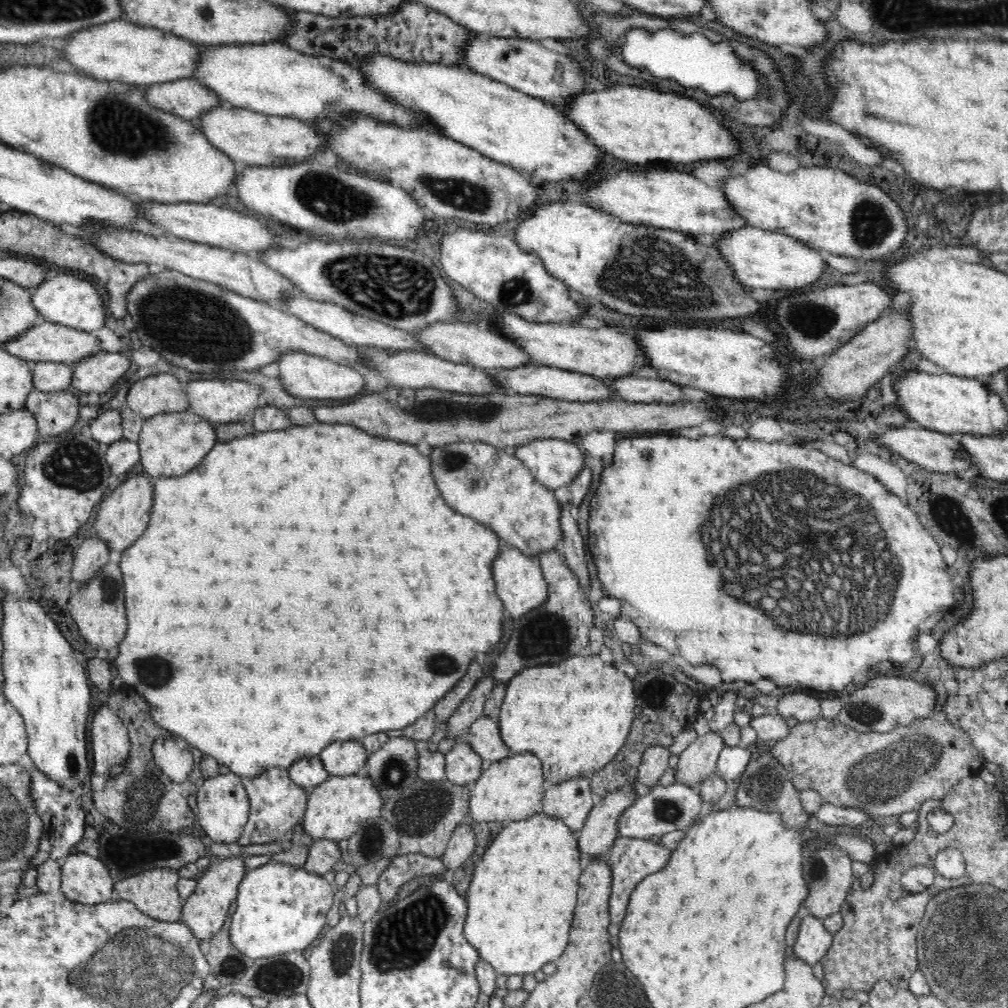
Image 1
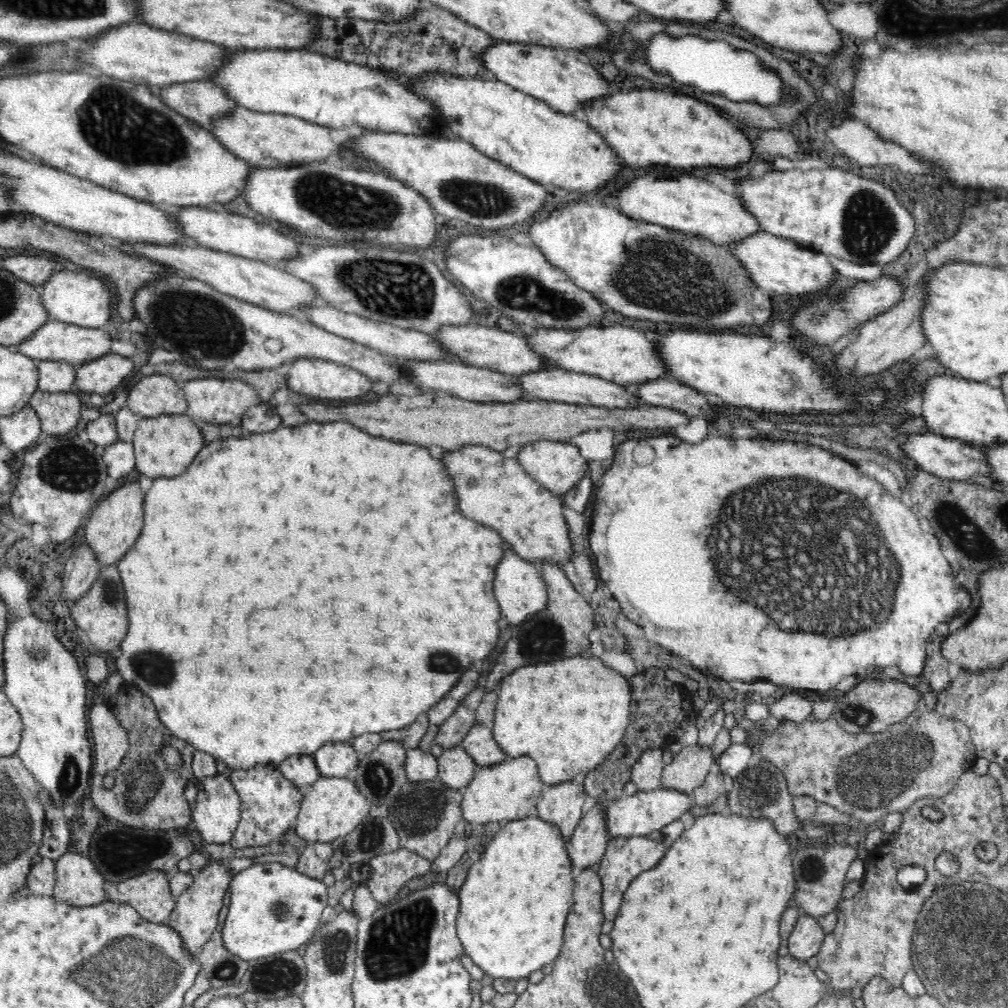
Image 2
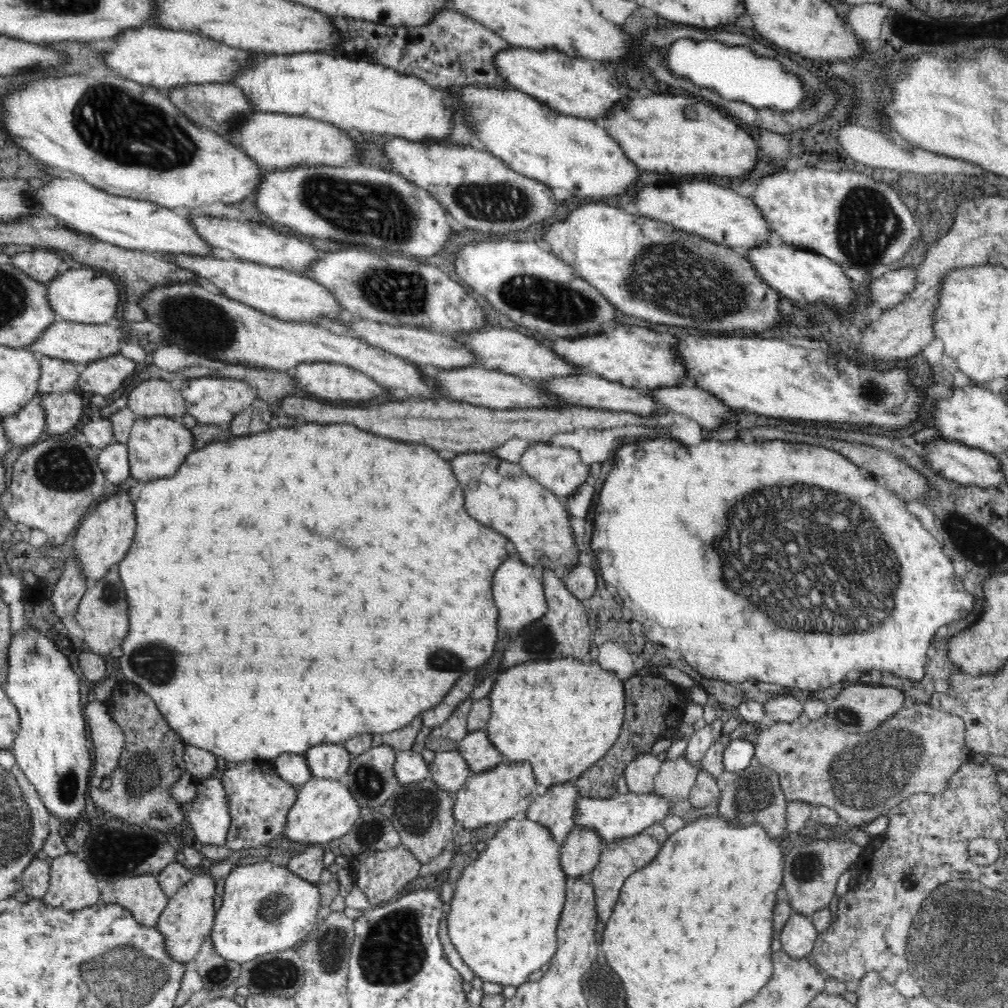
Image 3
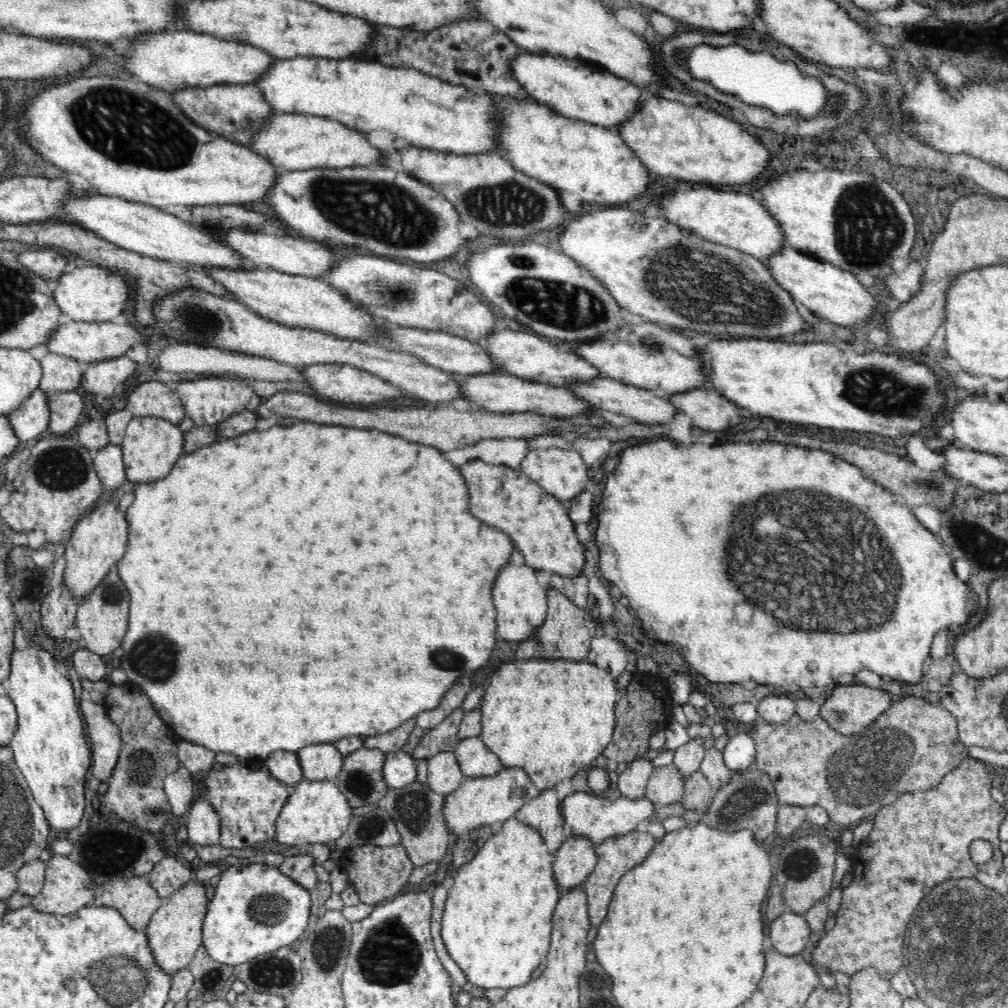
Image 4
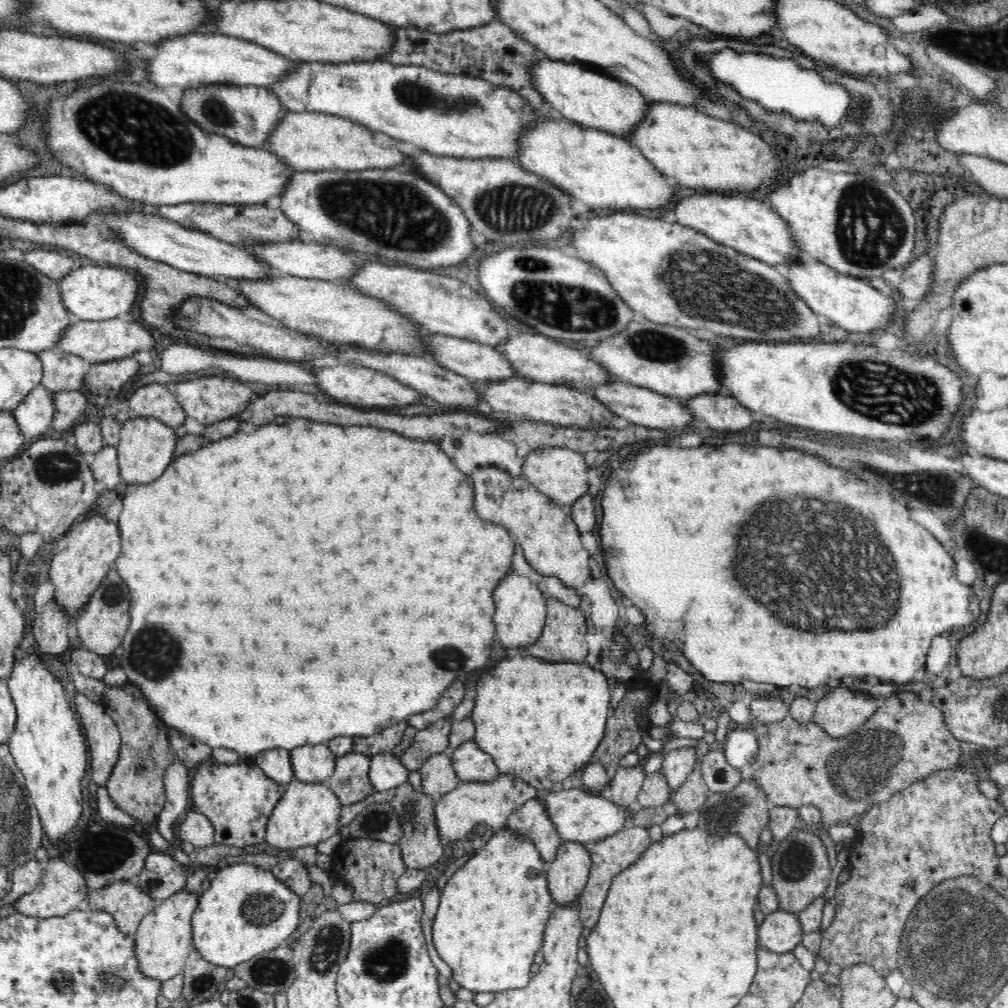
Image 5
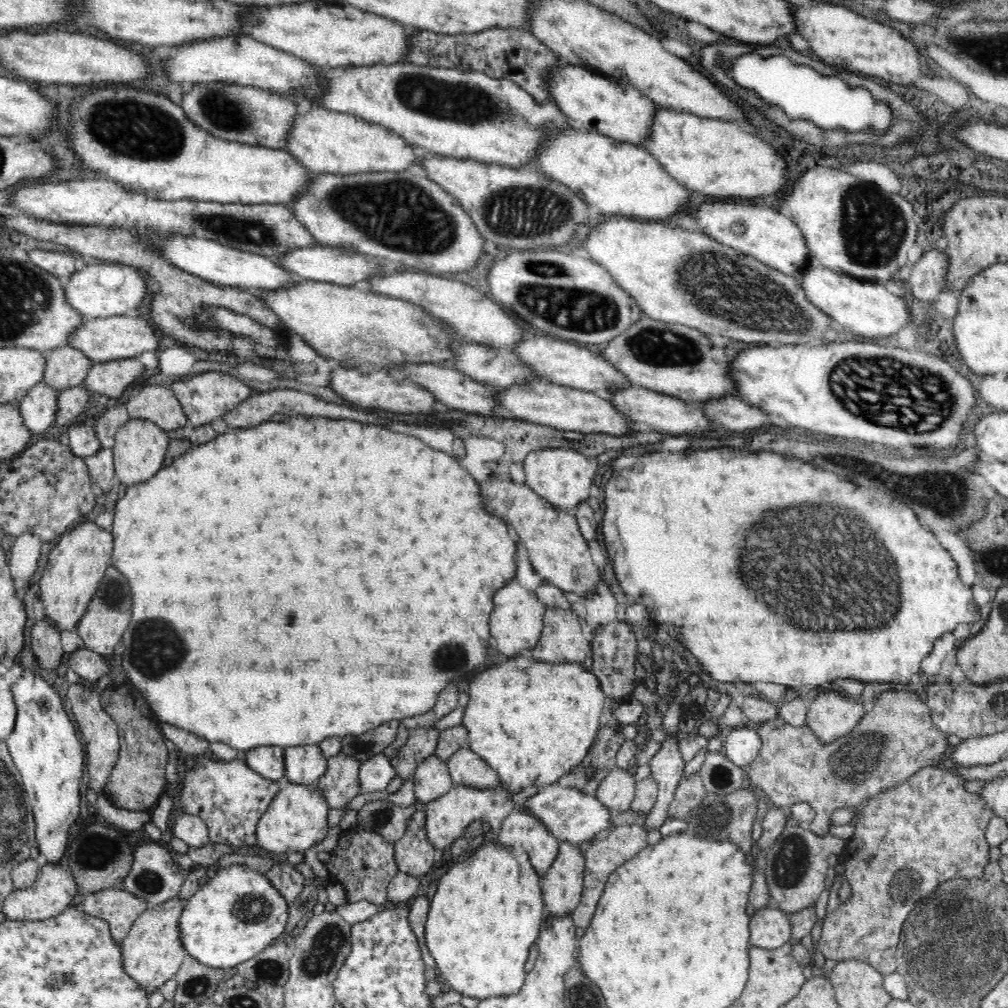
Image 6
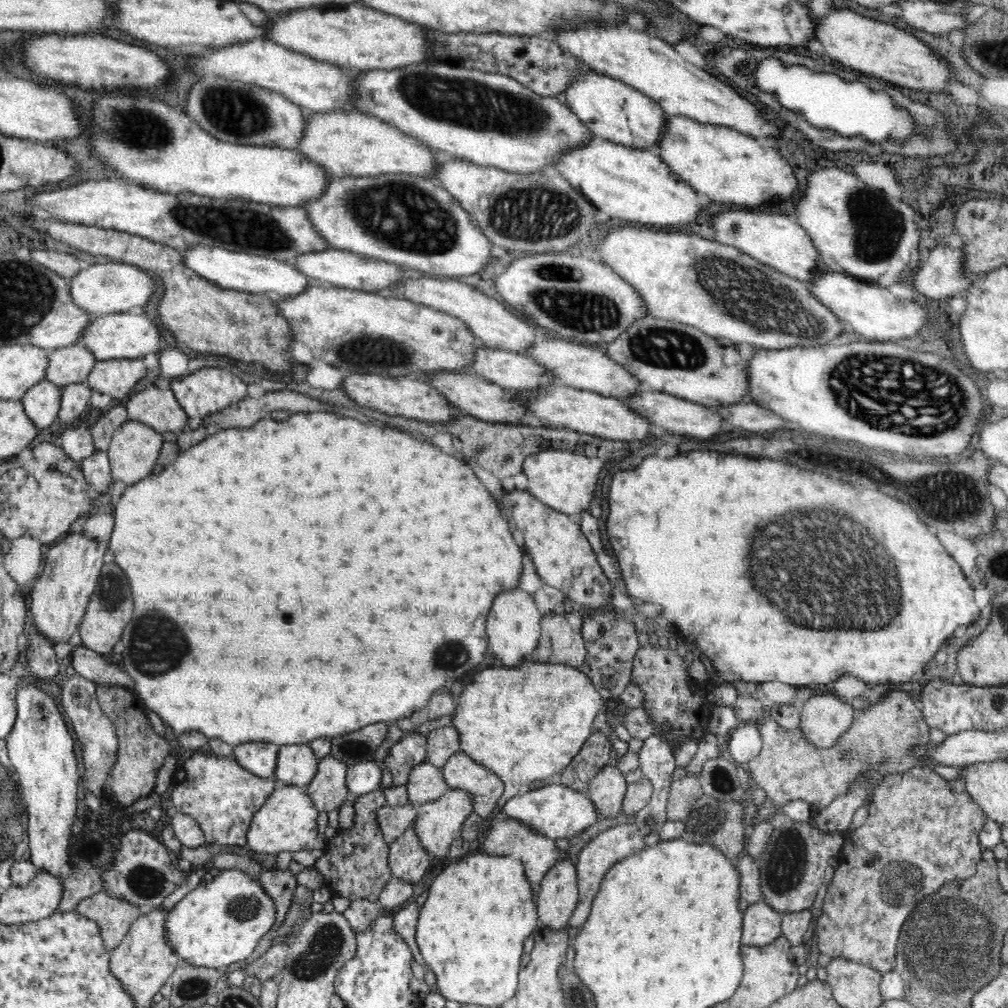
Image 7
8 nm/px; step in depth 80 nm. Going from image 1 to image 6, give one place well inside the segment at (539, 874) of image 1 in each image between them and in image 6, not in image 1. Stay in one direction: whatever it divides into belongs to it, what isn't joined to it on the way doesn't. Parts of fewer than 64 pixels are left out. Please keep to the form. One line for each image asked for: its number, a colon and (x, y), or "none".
2: (512, 906)
3: (503, 917)
4: (496, 925)
5: (489, 925)
6: (486, 913)

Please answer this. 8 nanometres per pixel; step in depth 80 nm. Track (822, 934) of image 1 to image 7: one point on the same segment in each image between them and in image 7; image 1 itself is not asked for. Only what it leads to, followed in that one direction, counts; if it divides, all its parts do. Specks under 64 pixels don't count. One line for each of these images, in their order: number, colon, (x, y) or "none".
2: (806, 936)
3: (797, 937)
4: (789, 933)
5: (780, 931)
6: (770, 927)
7: (761, 925)

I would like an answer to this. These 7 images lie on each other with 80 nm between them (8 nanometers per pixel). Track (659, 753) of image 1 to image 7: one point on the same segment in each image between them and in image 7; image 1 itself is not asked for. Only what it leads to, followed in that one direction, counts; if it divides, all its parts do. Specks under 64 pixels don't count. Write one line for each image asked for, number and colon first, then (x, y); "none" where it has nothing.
2: (646, 773)
3: (640, 773)
4: (632, 782)
5: (624, 786)
6: (616, 791)
7: (607, 789)

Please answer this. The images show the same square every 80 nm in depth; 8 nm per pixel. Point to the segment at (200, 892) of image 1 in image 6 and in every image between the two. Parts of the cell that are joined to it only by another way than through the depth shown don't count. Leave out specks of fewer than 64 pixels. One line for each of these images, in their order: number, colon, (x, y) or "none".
2: (194, 917)
3: (185, 923)
4: (173, 934)
5: (162, 943)
6: (151, 954)

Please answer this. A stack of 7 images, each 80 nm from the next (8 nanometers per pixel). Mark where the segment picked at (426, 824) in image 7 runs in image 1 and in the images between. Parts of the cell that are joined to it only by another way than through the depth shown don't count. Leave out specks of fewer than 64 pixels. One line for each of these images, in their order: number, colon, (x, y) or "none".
1: (511, 789)
2: (507, 791)
3: (503, 793)
4: (477, 801)
5: (456, 812)
6: (444, 818)

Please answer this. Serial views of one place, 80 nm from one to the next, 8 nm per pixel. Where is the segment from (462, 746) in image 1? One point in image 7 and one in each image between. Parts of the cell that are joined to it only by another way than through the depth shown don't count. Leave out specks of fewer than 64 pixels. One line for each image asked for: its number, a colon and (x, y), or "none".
2: (455, 768)
3: (449, 771)
4: (443, 775)
5: (438, 777)
6: (431, 780)
7: (426, 783)

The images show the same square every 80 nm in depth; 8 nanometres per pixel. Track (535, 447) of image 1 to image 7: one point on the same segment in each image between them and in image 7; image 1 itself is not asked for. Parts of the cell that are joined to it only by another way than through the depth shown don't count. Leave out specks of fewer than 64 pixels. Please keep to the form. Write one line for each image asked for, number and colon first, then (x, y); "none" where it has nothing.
2: (558, 466)
3: (561, 470)
4: (561, 472)
5: (560, 473)
6: (563, 477)
7: (565, 481)

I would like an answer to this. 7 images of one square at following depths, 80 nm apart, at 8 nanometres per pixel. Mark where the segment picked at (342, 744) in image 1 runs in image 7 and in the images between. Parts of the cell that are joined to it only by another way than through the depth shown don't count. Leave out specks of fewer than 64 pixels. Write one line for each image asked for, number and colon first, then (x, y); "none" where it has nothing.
2: (335, 759)
3: (328, 761)
4: (319, 762)
5: (311, 763)
6: (305, 764)
7: (296, 765)

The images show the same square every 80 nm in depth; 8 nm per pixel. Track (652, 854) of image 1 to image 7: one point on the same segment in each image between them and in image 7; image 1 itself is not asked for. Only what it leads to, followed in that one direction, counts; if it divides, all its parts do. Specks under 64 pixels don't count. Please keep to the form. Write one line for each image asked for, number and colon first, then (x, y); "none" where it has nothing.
2: (623, 859)
3: (619, 858)
4: (619, 854)
5: (608, 857)
6: (603, 855)
7: (613, 844)

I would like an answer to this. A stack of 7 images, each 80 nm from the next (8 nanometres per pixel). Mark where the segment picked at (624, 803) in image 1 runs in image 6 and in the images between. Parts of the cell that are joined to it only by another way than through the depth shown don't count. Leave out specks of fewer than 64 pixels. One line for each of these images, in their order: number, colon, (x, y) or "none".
2: (585, 849)
3: (579, 854)
4: (574, 860)
5: (566, 876)
6: (562, 883)

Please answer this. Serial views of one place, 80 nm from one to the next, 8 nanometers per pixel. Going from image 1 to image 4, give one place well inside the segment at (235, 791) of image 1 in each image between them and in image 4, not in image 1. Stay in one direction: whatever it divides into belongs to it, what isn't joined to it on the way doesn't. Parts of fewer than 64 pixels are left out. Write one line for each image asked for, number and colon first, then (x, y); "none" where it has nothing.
2: (216, 810)
3: (208, 816)
4: (202, 824)

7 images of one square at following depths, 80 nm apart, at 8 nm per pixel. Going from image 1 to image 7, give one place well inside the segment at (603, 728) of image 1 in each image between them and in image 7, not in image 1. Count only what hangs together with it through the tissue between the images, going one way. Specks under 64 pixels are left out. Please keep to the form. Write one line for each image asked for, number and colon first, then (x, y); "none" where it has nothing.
2: (568, 715)
3: (561, 716)
4: (551, 717)
5: (541, 721)
6: (532, 722)
7: (525, 723)

